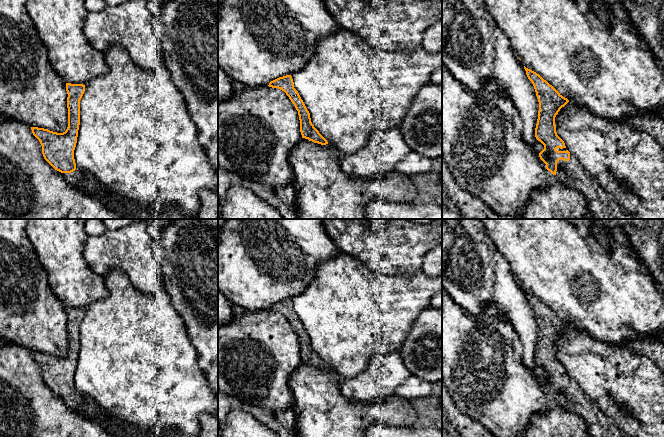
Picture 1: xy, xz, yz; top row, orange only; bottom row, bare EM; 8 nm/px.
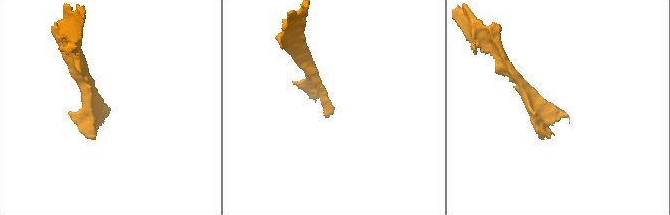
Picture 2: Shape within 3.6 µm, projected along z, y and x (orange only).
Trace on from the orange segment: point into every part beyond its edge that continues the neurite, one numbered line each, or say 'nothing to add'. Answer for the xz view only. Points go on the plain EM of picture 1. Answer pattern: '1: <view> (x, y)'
nothing to add

